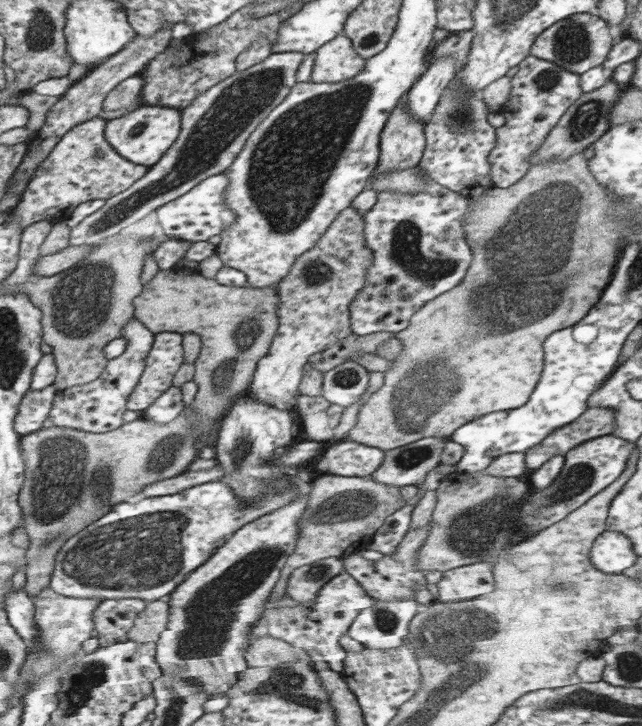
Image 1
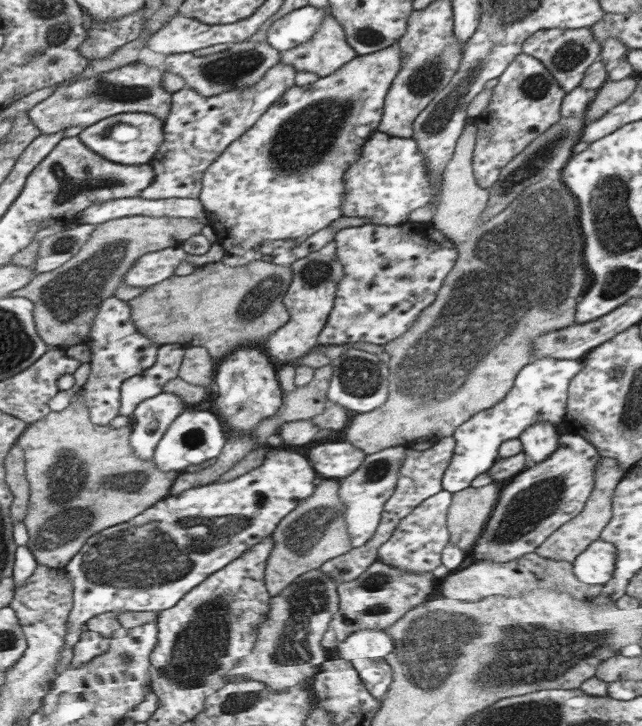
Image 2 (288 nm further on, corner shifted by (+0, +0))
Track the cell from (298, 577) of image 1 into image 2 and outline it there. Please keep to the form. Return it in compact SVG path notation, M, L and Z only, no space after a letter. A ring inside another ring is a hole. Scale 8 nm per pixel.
M321 568L301 574L275 600L271 600L271 612L267 614L267 622L257 630L253 654L241 658L239 664L227 674L227 680L251 678L265 682L271 690L287 690L289 686L311 680L325 660L321 640L337 610L337 582L329 574L323 574Z

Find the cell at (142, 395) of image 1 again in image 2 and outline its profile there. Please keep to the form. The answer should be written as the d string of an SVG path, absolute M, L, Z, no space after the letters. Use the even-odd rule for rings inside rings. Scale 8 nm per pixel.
M163 344L157 350L157 360L153 366L149 366L147 370L143 370L137 376L131 376L125 380L125 386L121 388L121 398L123 398L123 406L121 406L121 416L131 418L133 410L143 402L149 400L157 394L163 392L163 386L177 378L181 362L183 362L185 350L181 348L181 344Z

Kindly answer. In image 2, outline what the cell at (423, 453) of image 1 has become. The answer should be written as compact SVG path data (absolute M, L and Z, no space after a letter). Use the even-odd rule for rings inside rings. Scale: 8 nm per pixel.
M391 446L377 454L365 456L365 462L361 468L349 478L339 480L341 482L341 502L345 502L345 522L349 524L349 536L353 542L353 548L365 546L369 540L377 536L381 514L385 510L385 502L393 496L397 488L397 478L401 476L401 464L405 462L405 454L409 454L409 448L405 446Z

